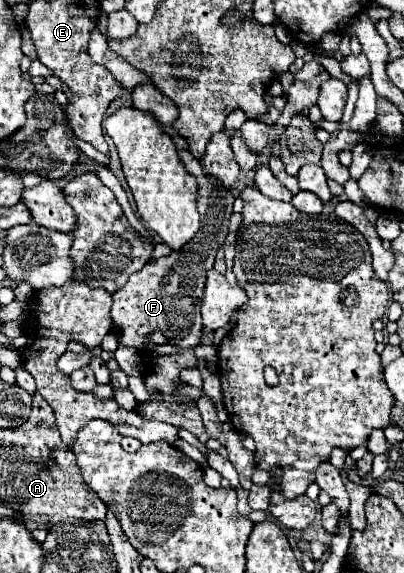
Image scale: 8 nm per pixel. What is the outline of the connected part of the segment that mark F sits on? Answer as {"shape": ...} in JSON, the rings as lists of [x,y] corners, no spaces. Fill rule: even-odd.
{"shape":[[[164,127],[160,129],[172,137],[176,151],[180,155],[180,161],[184,163],[184,169],[196,177],[198,183],[198,213],[200,213],[200,235],[186,243],[180,251],[170,253],[168,257],[152,259],[144,269],[136,271],[130,275],[128,283],[118,289],[112,299],[112,309],[110,309],[110,319],[116,325],[120,333],[120,345],[122,347],[132,347],[144,357],[144,385],[150,393],[150,399],[144,403],[136,403],[134,411],[142,419],[154,419],[154,421],[164,421],[168,425],[174,425],[178,429],[188,429],[194,437],[200,437],[204,433],[204,425],[198,413],[198,407],[194,405],[192,399],[178,401],[174,397],[176,387],[182,383],[180,381],[180,371],[186,367],[196,367],[198,359],[194,355],[194,347],[200,343],[202,337],[202,321],[200,321],[200,303],[204,295],[204,283],[206,283],[206,273],[214,265],[216,251],[224,243],[228,235],[228,221],[232,215],[232,203],[234,203],[234,193],[232,189],[224,187],[222,183],[216,183],[212,175],[208,175],[202,167],[202,163],[188,151],[188,145],[180,135],[176,135],[174,127]],[[154,331],[162,331],[164,337],[168,339],[170,345],[174,345],[178,351],[170,355],[154,355],[156,349],[150,349],[146,345],[146,337],[152,335]],[[160,393],[162,399],[154,399],[152,395]]]}

